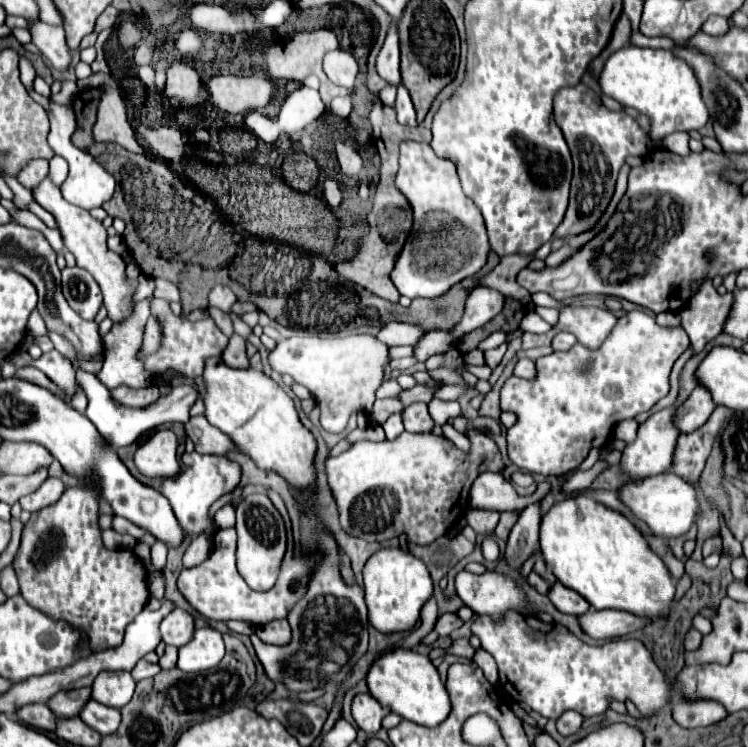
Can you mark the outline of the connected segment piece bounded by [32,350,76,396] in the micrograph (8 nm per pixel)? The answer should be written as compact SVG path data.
M52 350L48 354L42 354L42 358L32 362L34 368L42 370L66 396L72 396L76 390L76 376L74 368L68 358L64 358L60 352Z

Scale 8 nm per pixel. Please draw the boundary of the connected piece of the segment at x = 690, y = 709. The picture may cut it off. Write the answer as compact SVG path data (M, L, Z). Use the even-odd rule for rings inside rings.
M680 700L672 706L672 716L676 718L676 724L680 724L682 728L700 728L700 726L716 724L724 720L728 714L714 700L698 700L698 702Z

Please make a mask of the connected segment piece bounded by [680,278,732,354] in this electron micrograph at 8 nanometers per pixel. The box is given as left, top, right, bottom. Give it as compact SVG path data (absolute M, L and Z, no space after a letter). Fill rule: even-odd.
M706 278L702 282L700 290L690 298L688 306L680 312L682 326L690 336L692 354L700 354L704 346L722 332L730 304L732 294L720 296L714 290L712 280Z

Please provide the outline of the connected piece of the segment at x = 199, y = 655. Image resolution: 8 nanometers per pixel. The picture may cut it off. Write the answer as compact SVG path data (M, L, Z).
M196 628L188 644L178 650L178 668L182 672L202 672L214 668L224 658L224 640L216 628Z

